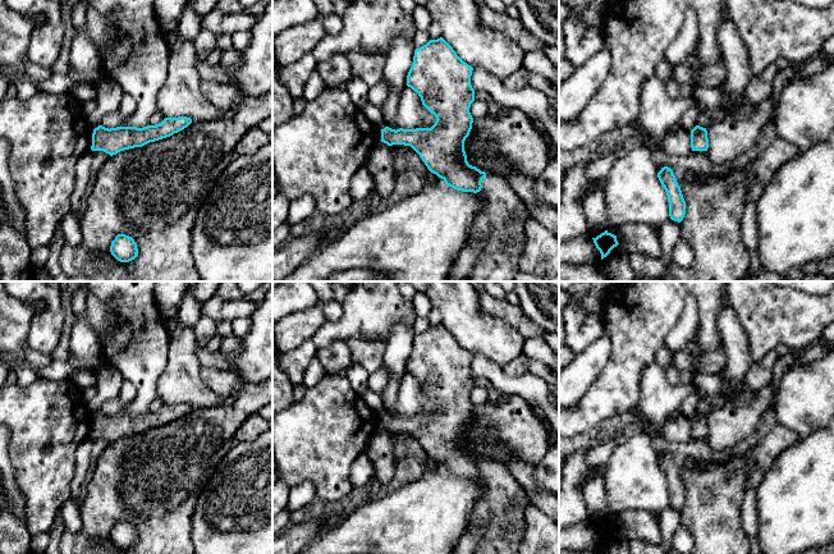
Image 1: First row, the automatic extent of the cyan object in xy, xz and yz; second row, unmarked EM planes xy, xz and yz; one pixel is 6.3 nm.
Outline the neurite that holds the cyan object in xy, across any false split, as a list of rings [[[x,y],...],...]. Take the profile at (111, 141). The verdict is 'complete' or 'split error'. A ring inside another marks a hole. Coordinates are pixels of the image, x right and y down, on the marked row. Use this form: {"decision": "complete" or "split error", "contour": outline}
{"decision": "complete", "contour": [[[165,118],[160,124],[137,127],[116,127],[105,128],[98,125],[92,133],[92,151],[104,151],[110,156],[120,151],[142,147],[150,142],[155,142],[173,136],[187,128],[192,123],[191,118]]]}

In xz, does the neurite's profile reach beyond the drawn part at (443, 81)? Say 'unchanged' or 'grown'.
grown

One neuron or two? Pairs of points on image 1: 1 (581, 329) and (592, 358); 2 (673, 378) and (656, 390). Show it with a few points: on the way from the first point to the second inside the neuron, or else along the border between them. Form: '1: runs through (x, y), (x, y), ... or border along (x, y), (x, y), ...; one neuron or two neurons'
1: border along (603, 332), (583, 351), (574, 356); two neurons
2: border along (664, 367), (667, 380), (677, 385); two neurons

